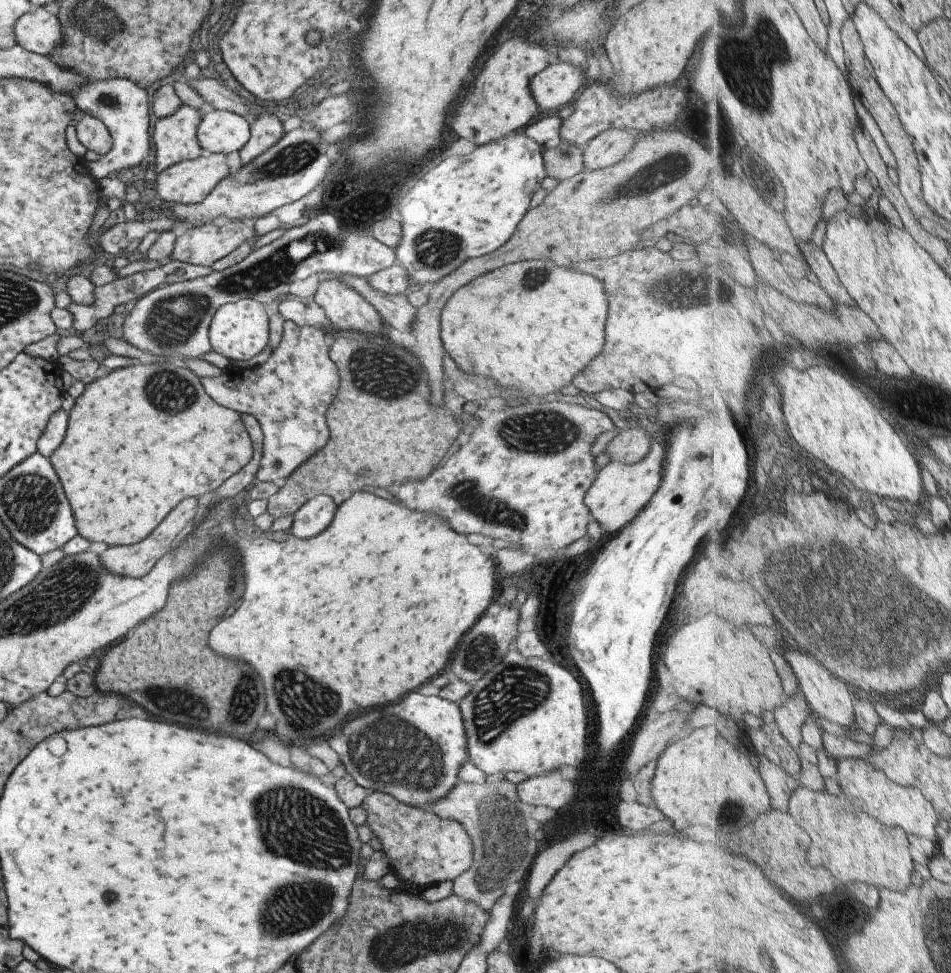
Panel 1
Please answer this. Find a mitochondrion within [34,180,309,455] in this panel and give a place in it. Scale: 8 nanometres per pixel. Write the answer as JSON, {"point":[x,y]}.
{"point":[170,392]}

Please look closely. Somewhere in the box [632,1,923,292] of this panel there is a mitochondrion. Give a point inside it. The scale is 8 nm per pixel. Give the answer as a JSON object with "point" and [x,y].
{"point":[744,58]}

